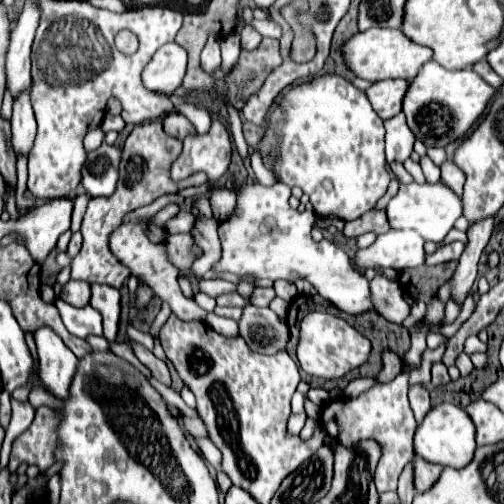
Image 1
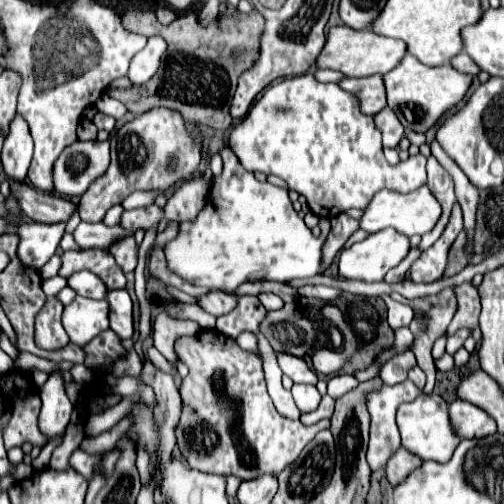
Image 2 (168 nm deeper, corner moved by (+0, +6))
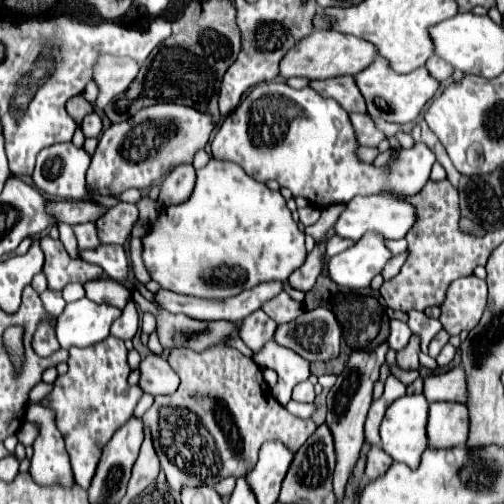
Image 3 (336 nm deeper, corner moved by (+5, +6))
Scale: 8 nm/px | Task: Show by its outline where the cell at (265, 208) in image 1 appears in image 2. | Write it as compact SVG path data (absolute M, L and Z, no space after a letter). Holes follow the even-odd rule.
M222 147L220 149L224 169L218 177L212 179L208 201L204 209L198 213L196 221L180 223L178 235L164 245L164 255L168 269L182 277L184 281L206 287L210 291L234 291L238 285L246 281L292 281L292 279L308 279L314 277L320 271L322 263L322 245L326 239L326 223L320 237L314 237L312 231L304 225L304 219L298 217L298 213L292 207L292 201L288 197L286 189L280 189L272 183L260 183L250 171L246 171L238 157L232 153L232 149Z

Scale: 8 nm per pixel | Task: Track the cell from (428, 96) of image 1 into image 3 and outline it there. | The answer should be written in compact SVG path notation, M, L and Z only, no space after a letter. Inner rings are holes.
M377 57L377 61L369 65L363 73L357 73L355 81L359 83L359 91L363 93L371 115L381 117L389 123L399 123L399 125L413 123L421 115L427 101L433 99L433 95L441 87L441 81L437 81L425 67L419 67L407 75L401 75L393 71L389 61L383 57Z

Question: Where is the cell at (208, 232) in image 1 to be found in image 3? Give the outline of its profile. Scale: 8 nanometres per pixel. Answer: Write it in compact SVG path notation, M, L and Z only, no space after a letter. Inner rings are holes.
M179 165L175 167L163 181L161 193L159 193L159 205L161 207L171 207L171 205L181 205L185 203L193 189L195 189L197 173L193 165Z

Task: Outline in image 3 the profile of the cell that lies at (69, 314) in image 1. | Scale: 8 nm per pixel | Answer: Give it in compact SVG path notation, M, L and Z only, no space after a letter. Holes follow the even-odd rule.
M83 297L79 301L67 303L65 311L57 317L55 331L59 345L69 347L89 347L103 341L109 335L113 319L117 319L121 309L107 303L93 303Z

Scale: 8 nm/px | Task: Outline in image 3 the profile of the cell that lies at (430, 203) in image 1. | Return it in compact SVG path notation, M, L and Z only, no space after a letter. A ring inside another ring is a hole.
M367 195L367 197L353 197L347 203L347 209L341 213L339 221L335 223L335 233L341 237L349 237L357 241L363 237L365 231L379 231L385 235L385 239L403 239L407 231L417 221L417 209L399 197L391 195Z

